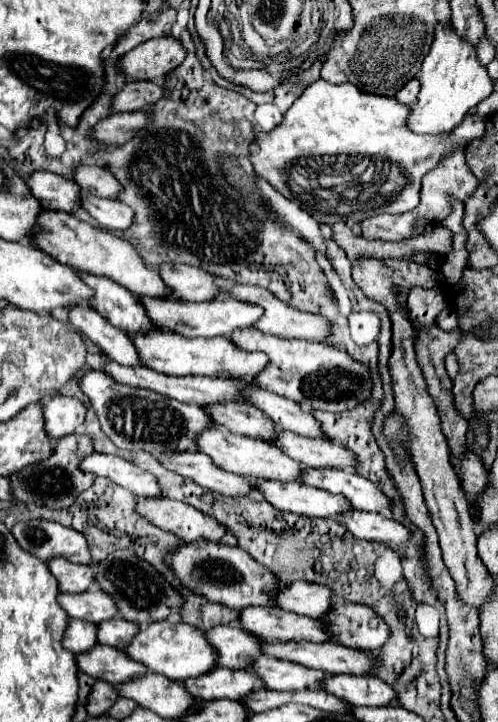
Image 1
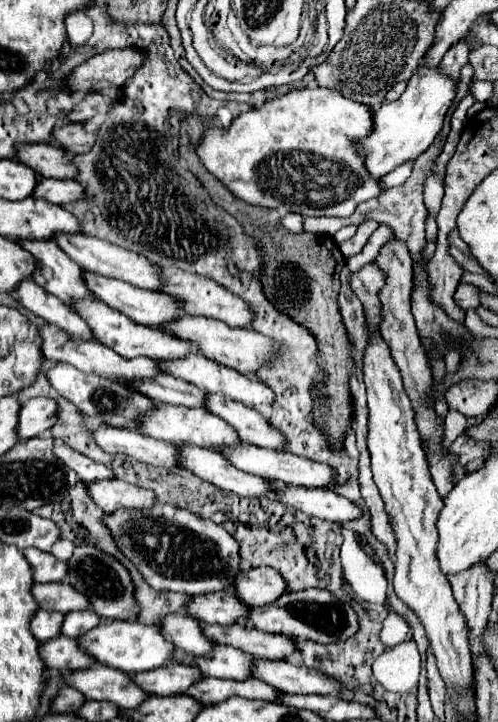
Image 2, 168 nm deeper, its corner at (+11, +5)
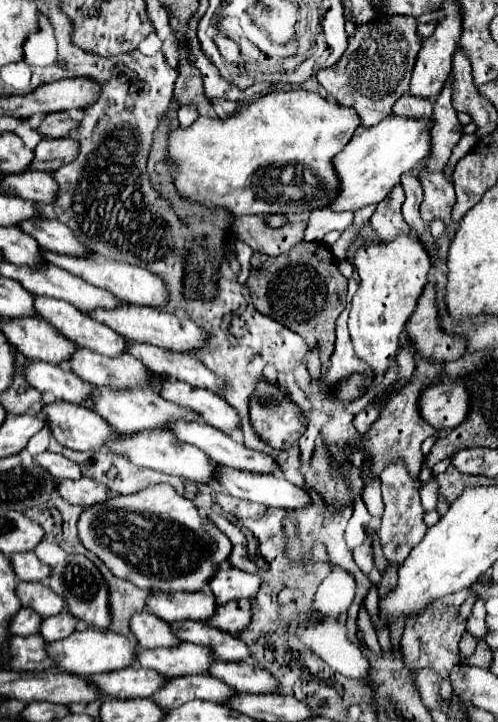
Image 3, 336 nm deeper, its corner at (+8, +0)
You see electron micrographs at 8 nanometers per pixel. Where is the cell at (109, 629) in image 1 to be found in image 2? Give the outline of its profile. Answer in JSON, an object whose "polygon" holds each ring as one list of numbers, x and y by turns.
{"polygon":[[83,610,83,612,69,612,65,616,61,634,69,636,69,638,79,638,81,634,93,630,93,626,97,626,101,622,101,618,97,614,93,614,93,610]]}

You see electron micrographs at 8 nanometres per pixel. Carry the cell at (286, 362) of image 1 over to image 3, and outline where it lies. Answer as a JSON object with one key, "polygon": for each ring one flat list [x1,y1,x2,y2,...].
{"polygon":[[126,303,124,307,116,307,116,311,86,311,86,315,90,315,92,319,100,323,106,323,118,335,124,335,128,341,150,343,170,351,194,353,198,347,206,343,206,337,208,337,208,333,196,327,188,317,176,317,164,309,154,309,154,307,132,307,132,303]]}

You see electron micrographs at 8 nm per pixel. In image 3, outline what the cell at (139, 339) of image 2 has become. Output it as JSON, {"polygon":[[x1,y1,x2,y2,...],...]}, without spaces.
{"polygon":[[36,297,34,299,34,311,36,311,36,317,42,317,46,323,50,323,52,327,56,327,56,331,60,331,60,335,64,335,66,339,72,339,80,347,92,349,92,351,108,355,108,357,110,355,116,357,116,355,120,355,120,353,126,351,126,343,128,341,122,335,118,335,116,331,112,331,108,325,98,323,92,317,84,315,80,309,76,309,68,301,60,301,60,299,52,299,52,297]]}

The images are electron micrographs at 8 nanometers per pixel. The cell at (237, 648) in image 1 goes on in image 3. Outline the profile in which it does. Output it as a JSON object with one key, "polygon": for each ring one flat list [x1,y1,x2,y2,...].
{"polygon":[[136,613,130,621,130,631,136,635,138,643,146,649,156,647,172,647,180,641,172,635,170,625,152,613]]}

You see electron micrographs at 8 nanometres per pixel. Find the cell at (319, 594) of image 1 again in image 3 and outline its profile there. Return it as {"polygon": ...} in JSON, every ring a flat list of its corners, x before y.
{"polygon":[[228,567,216,571,212,579,208,581,208,587,216,599,218,605,238,599,252,599,260,589,260,577]]}

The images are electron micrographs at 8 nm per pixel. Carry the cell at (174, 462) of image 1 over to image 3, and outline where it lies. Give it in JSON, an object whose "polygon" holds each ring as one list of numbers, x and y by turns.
{"polygon":[[46,403,42,407,42,415,56,441,76,451,102,449,108,435,114,433,100,415,76,403]]}

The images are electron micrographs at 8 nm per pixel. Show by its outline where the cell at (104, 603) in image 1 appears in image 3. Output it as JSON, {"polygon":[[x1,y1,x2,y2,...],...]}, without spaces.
{"polygon":[[18,583,16,595,22,607,32,607,32,611,42,617,52,617,66,609,66,601,56,595,46,583]]}

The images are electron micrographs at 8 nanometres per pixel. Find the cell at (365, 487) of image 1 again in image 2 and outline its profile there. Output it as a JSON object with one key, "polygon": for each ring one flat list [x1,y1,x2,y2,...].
{"polygon":[[239,446,239,448,221,448,221,452,233,462,233,466,237,466,239,470,243,472,249,472,249,474,257,474,261,478,267,478,267,480,281,480,289,486,303,486,303,488,331,488,337,480,337,472,331,470,331,466,327,464,321,464,321,462,315,462,315,460,309,460,309,458,301,458,293,452,285,452,285,450,265,450,265,448,259,448,259,446]]}

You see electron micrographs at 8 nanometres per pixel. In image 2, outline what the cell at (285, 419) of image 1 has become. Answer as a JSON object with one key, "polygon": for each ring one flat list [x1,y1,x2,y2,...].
{"polygon":[[191,354,187,358,181,358,181,360,171,360,171,362,161,362,161,368,169,374,173,374,175,378,181,378,185,382,191,382,195,384,197,388,201,388,203,392,207,394,225,394,227,398,233,398,235,402,243,402,245,406,251,406,251,408,269,408,273,406,275,402,275,394,273,390,269,390,269,386,265,386,259,378,253,378,253,376,243,376,239,374,237,370,233,368,227,368,227,366,221,366,217,362,213,362,211,358,205,358,203,354]]}

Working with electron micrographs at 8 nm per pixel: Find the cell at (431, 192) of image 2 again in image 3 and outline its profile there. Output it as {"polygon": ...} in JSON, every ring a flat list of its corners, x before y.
{"polygon":[[475,134,470,135,462,135,460,141,456,144,456,146,452,150,452,155,446,164,446,167,443,170,444,175,450,179,450,175,452,175,453,170,457,164,457,162,464,157,469,151,474,148,474,145,477,143,477,137]]}

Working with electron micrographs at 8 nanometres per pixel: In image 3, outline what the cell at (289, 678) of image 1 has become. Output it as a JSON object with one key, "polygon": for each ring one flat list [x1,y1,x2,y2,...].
{"polygon":[[178,643,176,647,162,649,144,649,138,645,136,655,138,667,152,669,162,677,204,675,214,661,214,653,208,647,194,643]]}

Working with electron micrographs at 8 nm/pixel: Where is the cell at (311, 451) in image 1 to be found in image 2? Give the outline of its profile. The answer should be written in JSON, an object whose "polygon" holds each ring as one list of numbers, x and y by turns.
{"polygon":[[205,394,205,402,209,412,231,424,243,442,273,450,285,448,285,436,281,434,281,430,273,430,267,416,263,416,255,408,229,400,223,394]]}

